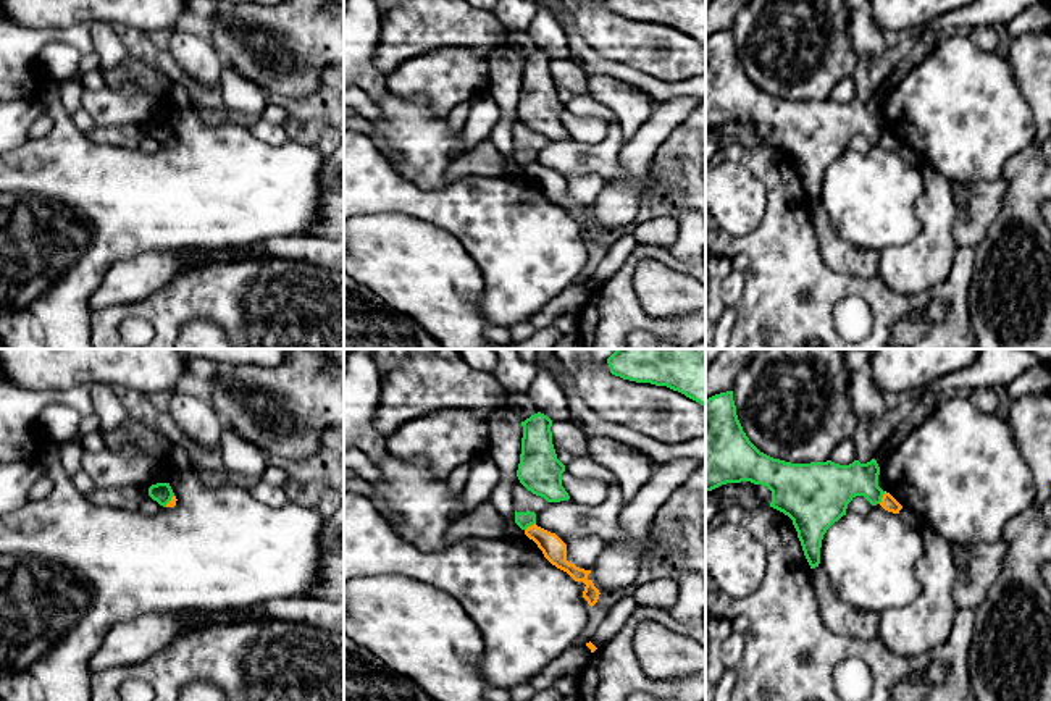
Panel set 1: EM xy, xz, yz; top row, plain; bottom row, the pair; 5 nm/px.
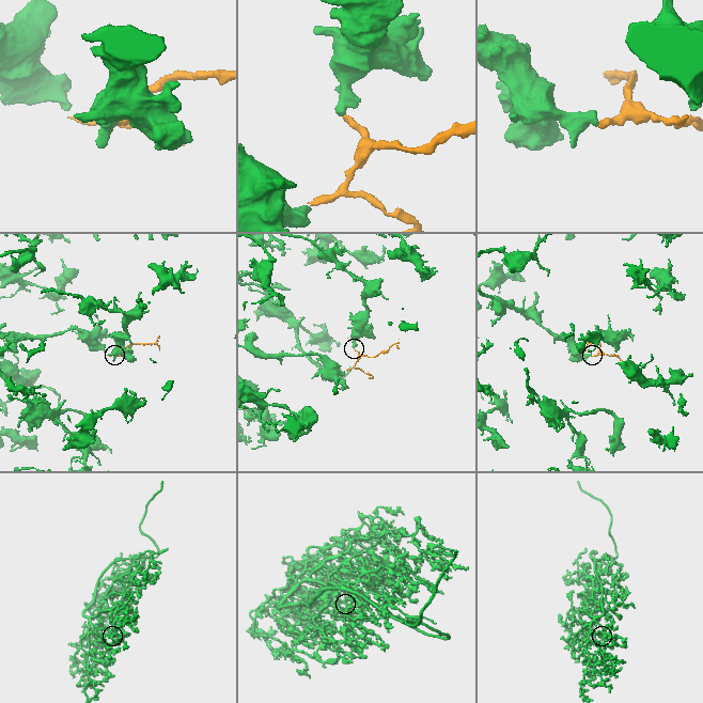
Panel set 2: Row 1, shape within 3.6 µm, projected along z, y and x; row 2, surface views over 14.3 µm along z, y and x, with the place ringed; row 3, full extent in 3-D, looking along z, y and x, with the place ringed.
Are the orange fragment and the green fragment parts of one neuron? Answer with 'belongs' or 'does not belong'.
does not belong

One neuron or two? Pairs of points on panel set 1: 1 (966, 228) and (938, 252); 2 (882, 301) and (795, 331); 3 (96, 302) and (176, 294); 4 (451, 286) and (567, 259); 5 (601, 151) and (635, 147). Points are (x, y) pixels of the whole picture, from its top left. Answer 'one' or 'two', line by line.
1: two
2: one
3: two
4: two
5: two

